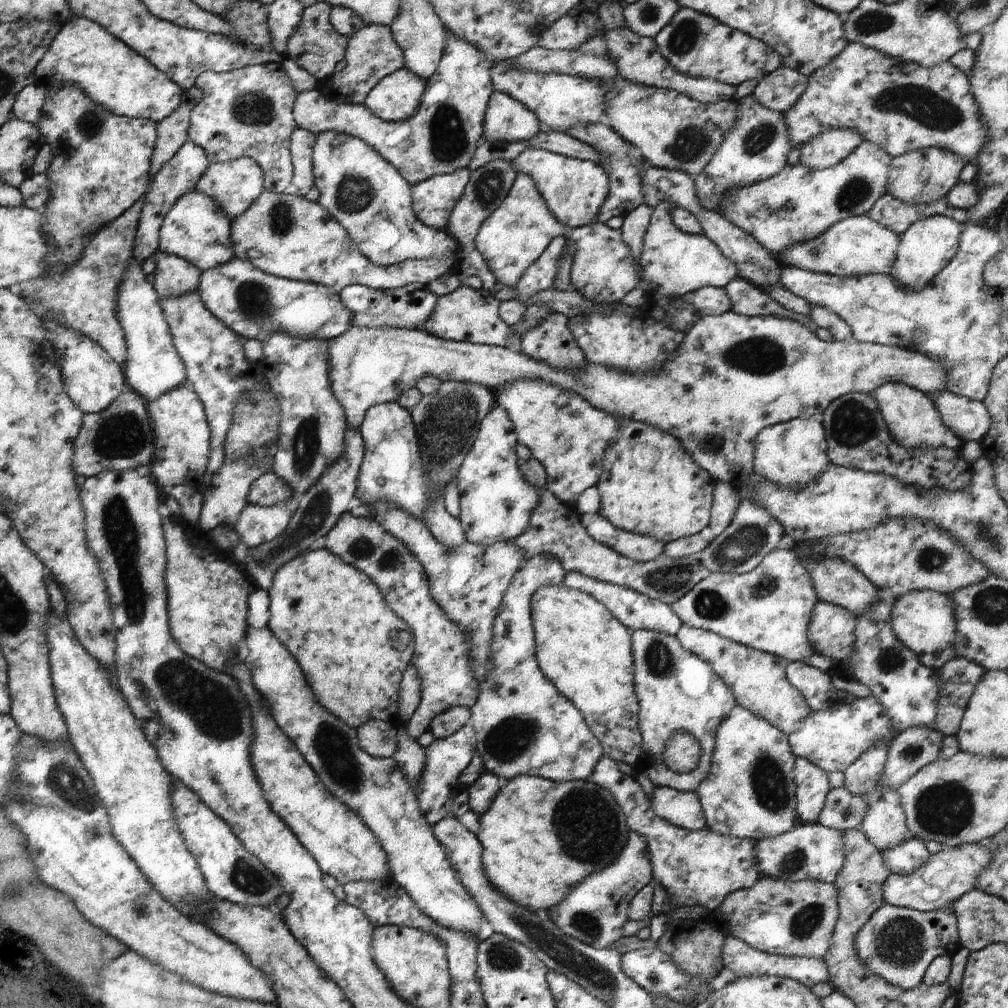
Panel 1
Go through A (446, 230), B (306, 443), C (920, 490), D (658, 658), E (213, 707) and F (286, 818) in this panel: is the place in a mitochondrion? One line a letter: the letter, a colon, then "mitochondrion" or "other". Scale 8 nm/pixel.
A: other
B: mitochondrion
C: other
D: mitochondrion
E: mitochondrion
F: other

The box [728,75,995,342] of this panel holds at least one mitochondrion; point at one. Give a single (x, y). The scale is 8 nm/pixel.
(915, 102)

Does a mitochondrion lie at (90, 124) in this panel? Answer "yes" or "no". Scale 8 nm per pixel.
yes

